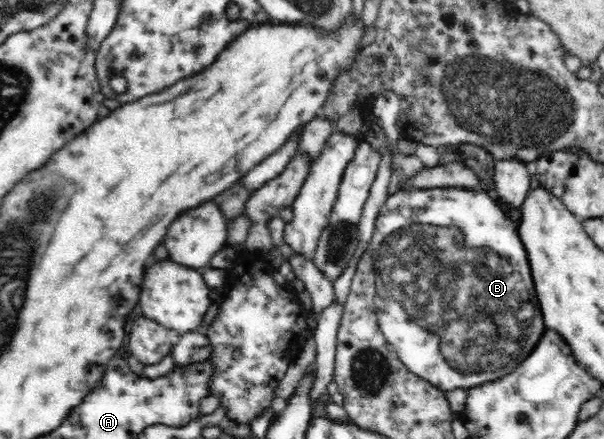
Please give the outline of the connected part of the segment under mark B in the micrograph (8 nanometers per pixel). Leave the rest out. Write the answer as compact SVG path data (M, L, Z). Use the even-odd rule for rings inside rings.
M436 186L436 187L433 187L433 188L431 188L431 189L422 189L422 188L420 188L420 190L419 190L419 191L417 191L417 192L415 192L415 193L407 193L407 191L405 191L405 189L400 189L400 190L399 190L399 191L398 191L398 192L397 192L397 193L395 193L395 194L394 194L394 195L391 195L391 196L390 196L390 197L389 197L389 198L388 198L388 199L387 199L387 200L386 200L386 201L385 201L385 202L384 202L384 203L383 203L383 206L382 206L382 207L381 207L381 210L380 210L380 211L379 211L379 214L378 214L378 217L377 217L377 218L376 218L376 223L375 223L375 226L374 226L374 235L373 235L373 236L372 236L372 241L371 241L371 242L370 242L370 245L369 245L369 252L370 252L370 255L371 255L371 258L373 258L373 262L374 262L374 267L375 267L375 271L377 271L377 273L378 273L378 277L377 277L377 279L376 279L376 281L377 281L377 294L376 294L376 296L375 296L375 301L374 301L374 304L375 304L375 305L376 305L376 315L377 315L377 316L378 316L378 326L379 326L379 327L380 327L380 331L381 331L381 332L382 332L382 334L383 334L383 335L384 335L384 337L385 337L385 340L387 340L387 342L388 342L388 343L389 343L389 344L390 344L390 345L391 345L391 346L392 346L392 348L393 348L393 349L394 349L394 350L395 350L395 353L397 353L397 355L398 355L398 356L399 356L399 359L400 359L400 360L401 360L401 361L402 361L402 362L403 362L403 363L404 363L404 365L405 365L405 367L407 367L407 368L408 368L408 371L409 371L409 372L413 372L413 373L414 373L414 374L415 374L415 375L418 375L418 376L419 376L419 377L422 377L422 378L423 378L423 379L426 379L426 380L427 380L427 381L429 381L429 383L431 383L431 384L433 384L433 386L435 386L435 387L436 387L436 388L437 388L437 389L439 389L439 391L441 391L441 392L450 392L450 391L451 391L451 390L454 390L454 389L459 389L459 388L463 388L463 389L465 389L465 390L466 390L466 389L469 389L469 388L471 388L471 387L475 387L475 385L481 385L481 383L485 383L485 381L493 381L493 379L495 379L495 377L501 377L501 375L499 375L499 373L503 373L503 375L507 375L507 373L511 373L511 371L513 371L513 370L514 370L514 369L515 369L515 368L516 368L516 367L517 367L517 366L518 366L518 365L519 365L519 364L520 364L520 363L521 363L521 362L522 362L522 361L525 361L525 359L527 359L527 356L528 356L528 355L529 355L529 353L531 353L531 350L533 350L533 349L534 349L534 348L535 348L535 347L536 347L536 346L537 346L537 345L538 345L538 344L539 344L539 341L540 341L540 340L541 340L541 339L542 339L542 336L543 336L543 335L544 335L544 332L545 332L545 331L546 331L546 327L545 327L545 324L544 324L544 319L543 319L543 318L542 318L542 313L541 313L541 310L540 310L540 305L539 305L539 303L537 303L537 299L536 299L536 292L535 292L535 291L533 291L533 283L532 283L532 272L531 272L531 267L530 267L530 265L529 265L529 264L528 264L528 255L527 255L527 252L526 252L526 251L524 251L524 247L523 247L523 245L522 245L522 244L521 244L521 242L520 242L520 238L519 238L519 235L518 235L518 234L517 234L517 233L516 233L516 226L515 226L515 225L514 225L514 219L513 219L513 218L511 218L511 217L507 217L507 215L505 215L505 213L503 213L503 211L502 211L502 207L499 207L499 205L497 205L497 203L496 203L496 202L495 202L495 201L494 201L494 200L493 200L493 199L492 199L492 198L491 198L491 197L490 197L490 196L489 196L489 195L488 195L488 194L487 194L487 193L485 193L485 192L482 192L482 191L481 191L481 190L475 190L475 189L470 189L470 188L469 188L469 187L465 187L465 186ZM443 345L445 345L445 347L449 347L449 349L451 349L451 351L449 351L449 353L451 353L451 355L449 355L449 353L447 353L447 351L441 351L441 349L443 349Z

